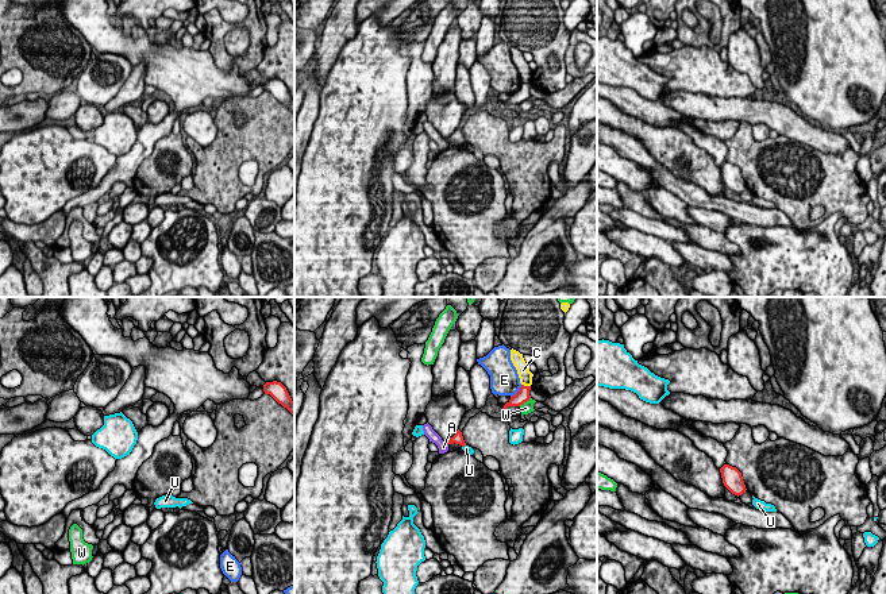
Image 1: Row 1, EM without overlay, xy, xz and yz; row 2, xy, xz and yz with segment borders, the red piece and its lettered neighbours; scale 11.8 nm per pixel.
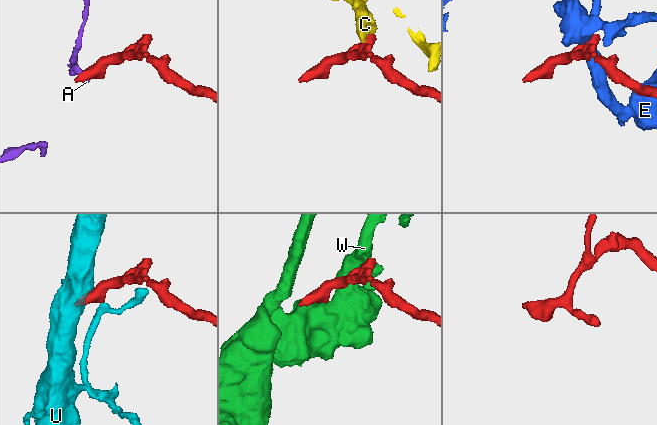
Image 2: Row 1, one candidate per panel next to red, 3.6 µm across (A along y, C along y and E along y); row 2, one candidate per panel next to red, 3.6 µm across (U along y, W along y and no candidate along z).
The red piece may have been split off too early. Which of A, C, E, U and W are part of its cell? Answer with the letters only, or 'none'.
none

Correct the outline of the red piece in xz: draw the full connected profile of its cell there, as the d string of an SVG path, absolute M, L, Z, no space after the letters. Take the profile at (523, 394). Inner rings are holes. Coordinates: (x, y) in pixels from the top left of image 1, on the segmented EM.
M521 385L520 390L504 405L502 410L505 410L508 406L520 406L524 402L529 401L529 390L531 386Z

